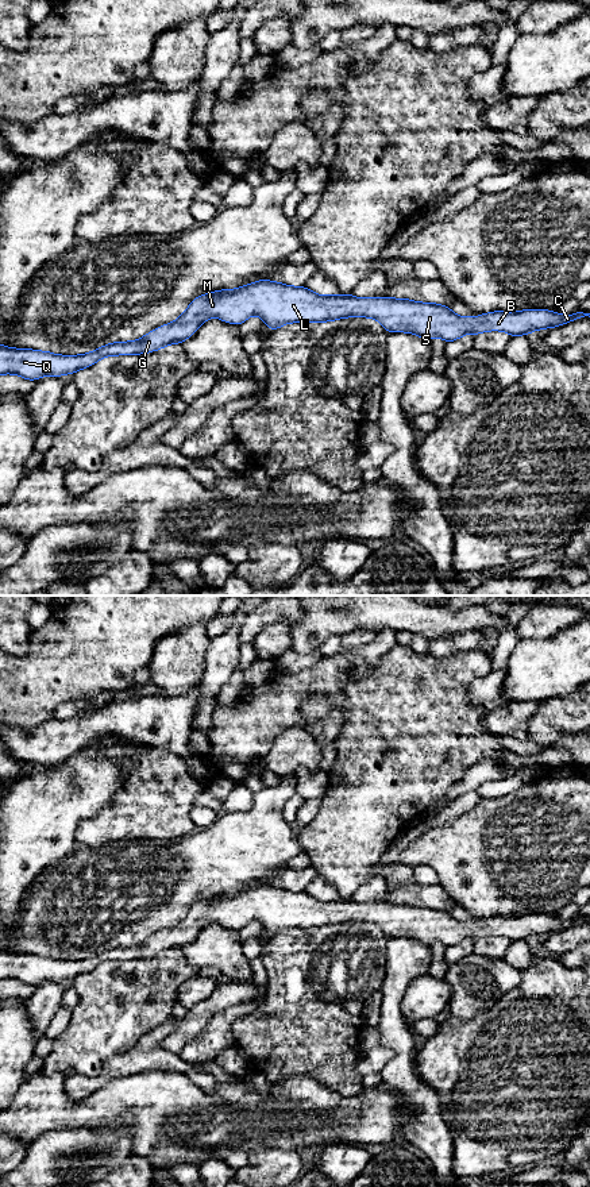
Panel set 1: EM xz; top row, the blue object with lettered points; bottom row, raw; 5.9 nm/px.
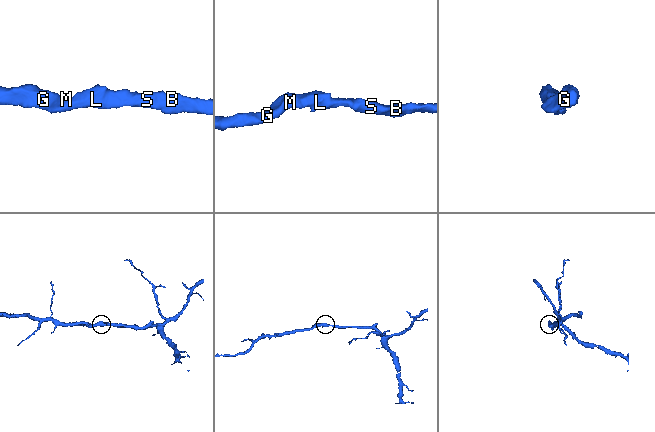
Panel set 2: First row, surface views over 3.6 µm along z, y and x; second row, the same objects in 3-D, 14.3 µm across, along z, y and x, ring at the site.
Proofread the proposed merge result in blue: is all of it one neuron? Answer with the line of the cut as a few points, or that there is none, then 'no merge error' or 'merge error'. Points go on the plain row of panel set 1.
no cut | no merge error

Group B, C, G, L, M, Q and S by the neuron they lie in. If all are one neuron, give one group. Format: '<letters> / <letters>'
B C G L M Q S

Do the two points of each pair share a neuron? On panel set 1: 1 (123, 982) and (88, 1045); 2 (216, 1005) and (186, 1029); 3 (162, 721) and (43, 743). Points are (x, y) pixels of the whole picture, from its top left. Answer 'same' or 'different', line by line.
1: same
2: same
3: same

